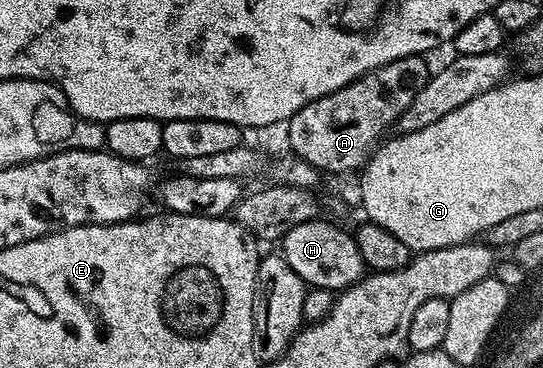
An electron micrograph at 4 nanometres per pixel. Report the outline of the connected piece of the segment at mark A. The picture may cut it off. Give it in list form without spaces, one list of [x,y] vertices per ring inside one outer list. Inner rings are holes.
[[[421,55],[389,61],[389,65],[381,65],[341,89],[309,101],[285,124],[290,154],[309,161],[320,173],[332,171],[339,175],[342,171],[358,172],[366,167],[372,151],[388,134],[386,131],[398,124],[413,97],[425,89],[429,78],[427,61]]]

